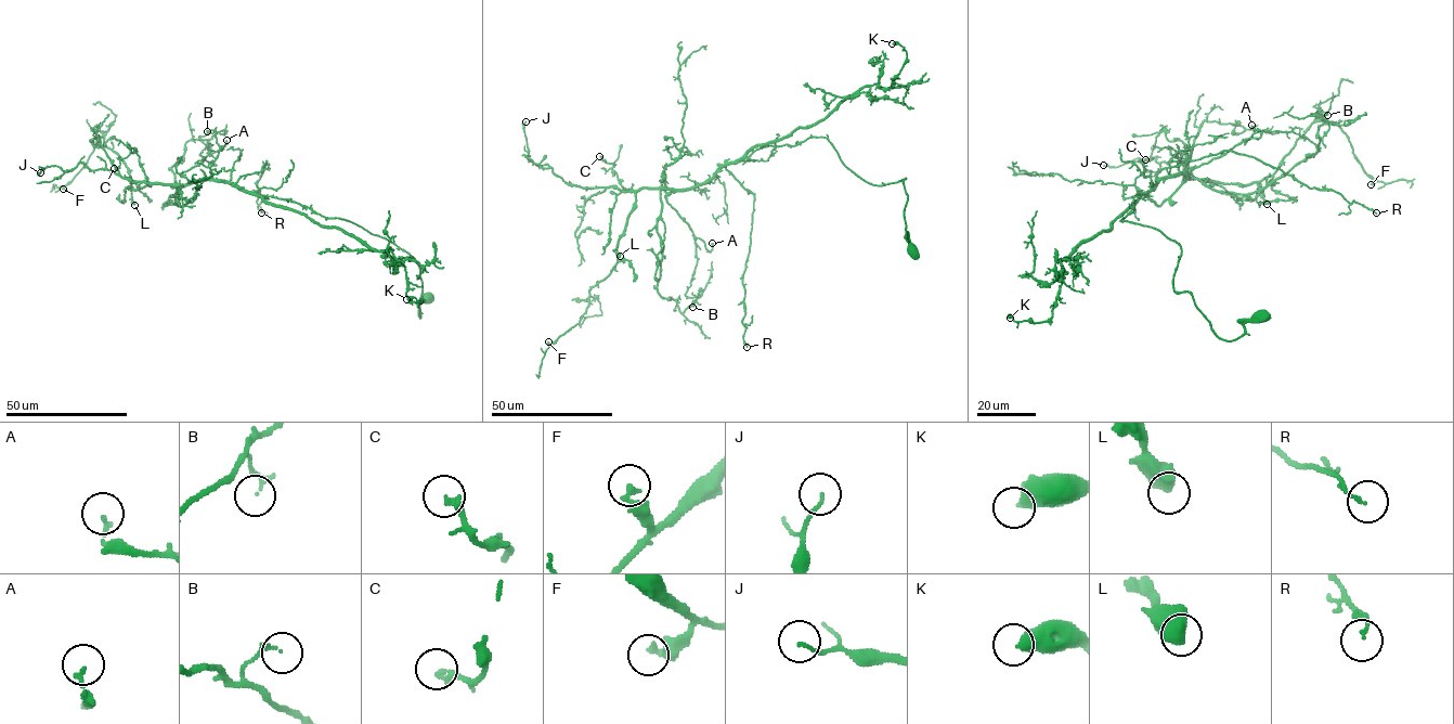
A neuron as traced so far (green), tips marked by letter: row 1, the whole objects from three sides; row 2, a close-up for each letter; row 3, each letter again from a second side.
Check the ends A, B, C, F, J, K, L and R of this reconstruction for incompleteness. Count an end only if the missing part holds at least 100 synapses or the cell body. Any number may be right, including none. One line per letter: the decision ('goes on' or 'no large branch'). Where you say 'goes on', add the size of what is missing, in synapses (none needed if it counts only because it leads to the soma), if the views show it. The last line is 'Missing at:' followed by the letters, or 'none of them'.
A: no large branch
B: no large branch
C: no large branch
F: no large branch
J: no large branch
K: no large branch
L: no large branch
R: no large branch
Missing at: none of them

